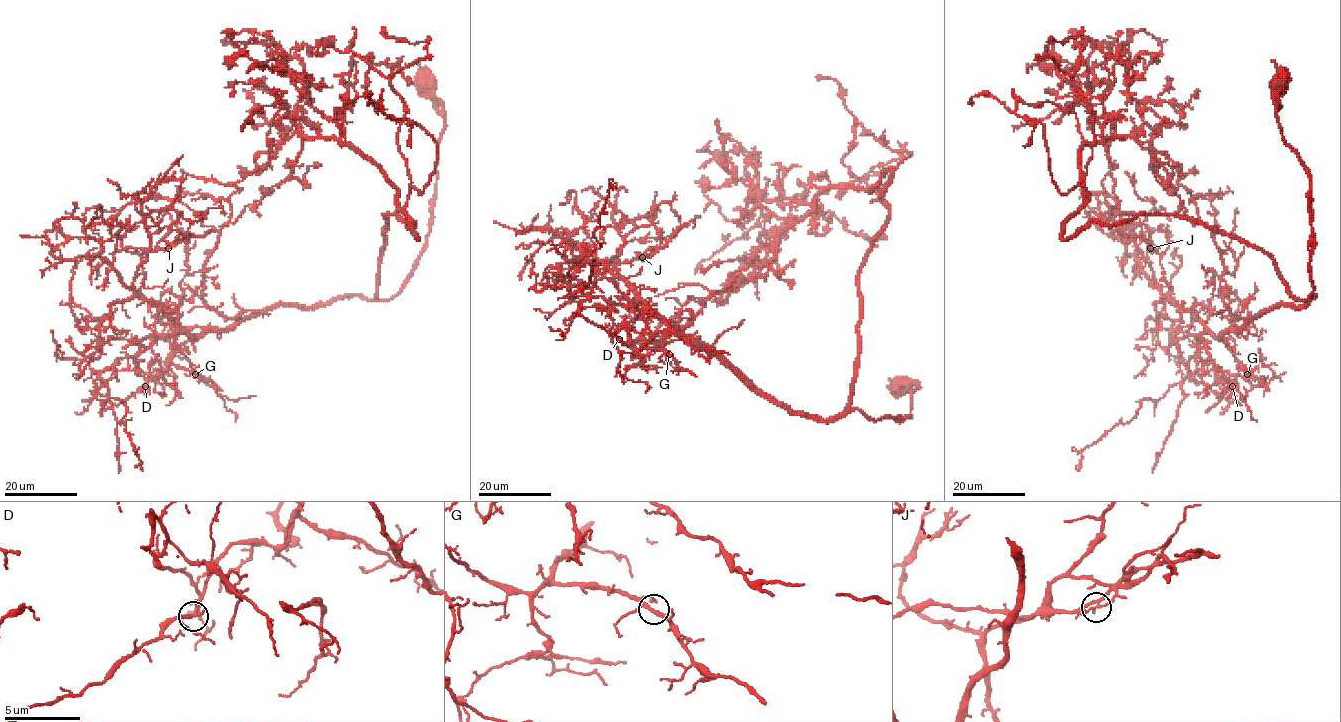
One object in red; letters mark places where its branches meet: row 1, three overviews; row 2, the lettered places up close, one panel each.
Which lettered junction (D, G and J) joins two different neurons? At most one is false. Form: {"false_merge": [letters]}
{"false_merge": []}

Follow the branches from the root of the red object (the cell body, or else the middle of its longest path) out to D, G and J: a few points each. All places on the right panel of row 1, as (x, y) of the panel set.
D: (1281, 77), (1276, 116), (1310, 182), (1313, 293), (1302, 301), (1314, 294), (1221, 338), (1242, 370), (1232, 386)
G: (1281, 77), (1276, 116), (1310, 182), (1313, 293), (1302, 301), (1314, 294), (1221, 338), (1247, 374)
J: (1281, 77), (1276, 116), (1310, 182), (1313, 293), (1302, 301), (1314, 294), (1216, 336), (1172, 300), (1150, 248)

